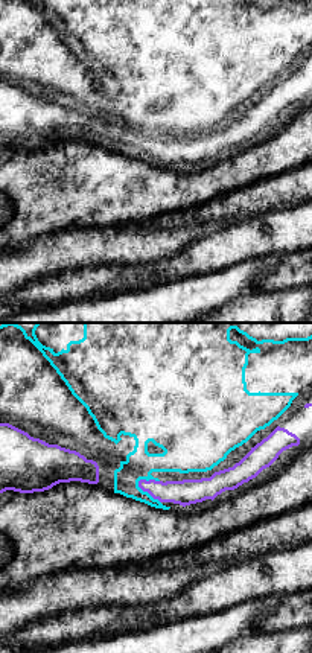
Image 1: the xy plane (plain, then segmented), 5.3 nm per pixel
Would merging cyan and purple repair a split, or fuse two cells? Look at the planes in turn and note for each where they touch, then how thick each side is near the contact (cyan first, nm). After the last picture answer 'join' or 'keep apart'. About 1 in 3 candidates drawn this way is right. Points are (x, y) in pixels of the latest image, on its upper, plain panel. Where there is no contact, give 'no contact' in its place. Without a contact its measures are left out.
contact (146, 151); calibres 160 and 140 nm

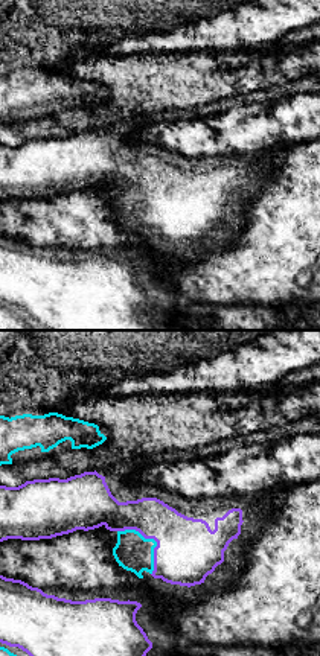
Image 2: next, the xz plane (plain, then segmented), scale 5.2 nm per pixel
contact (153, 198); calibres 200 and 320 nm

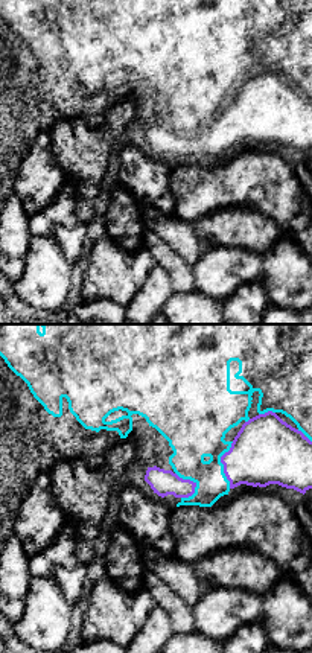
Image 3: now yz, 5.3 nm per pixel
contact (222, 124); calibres 320 and 360 nm

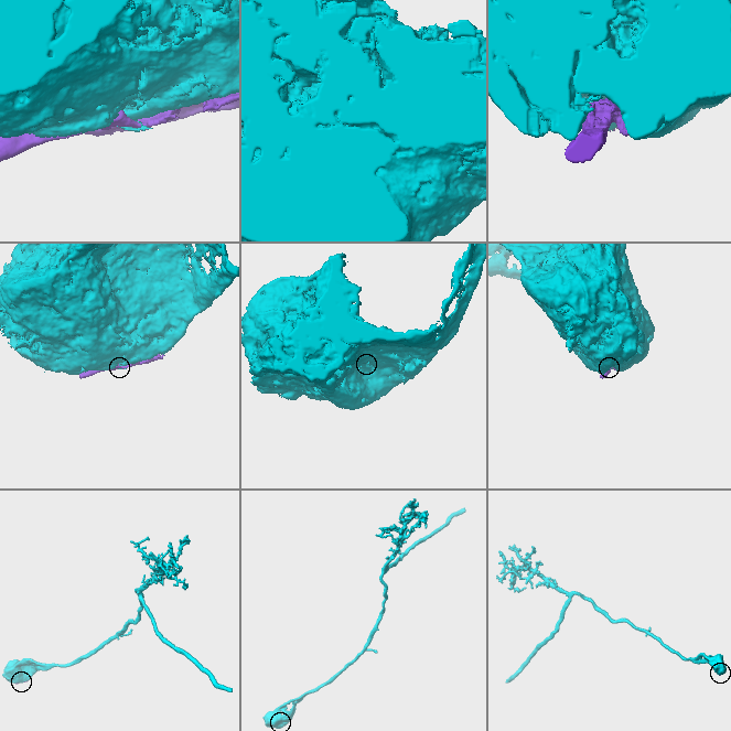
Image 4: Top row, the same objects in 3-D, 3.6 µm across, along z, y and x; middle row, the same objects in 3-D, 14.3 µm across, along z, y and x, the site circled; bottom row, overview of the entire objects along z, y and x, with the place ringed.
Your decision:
keep apart

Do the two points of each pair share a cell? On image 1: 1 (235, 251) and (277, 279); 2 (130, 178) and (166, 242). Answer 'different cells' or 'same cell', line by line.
1: different cells
2: different cells

